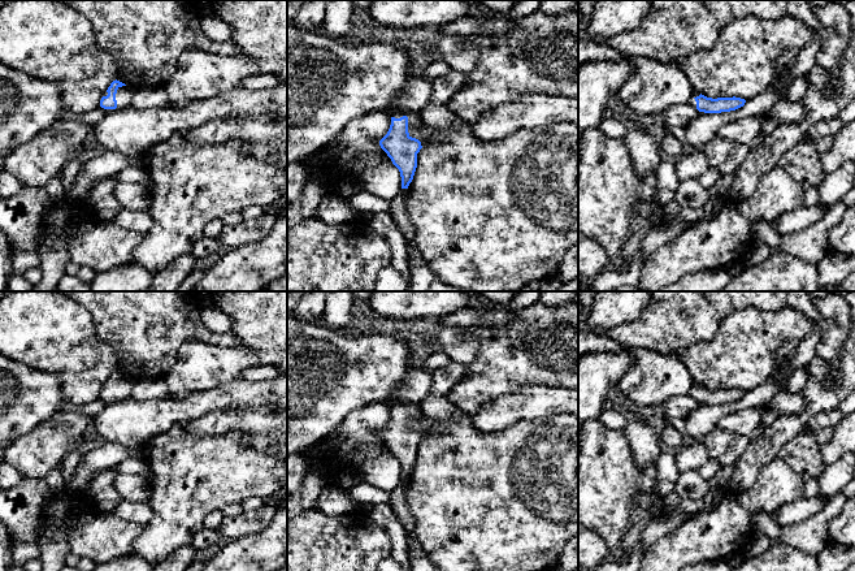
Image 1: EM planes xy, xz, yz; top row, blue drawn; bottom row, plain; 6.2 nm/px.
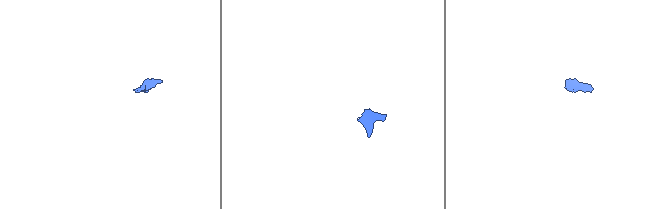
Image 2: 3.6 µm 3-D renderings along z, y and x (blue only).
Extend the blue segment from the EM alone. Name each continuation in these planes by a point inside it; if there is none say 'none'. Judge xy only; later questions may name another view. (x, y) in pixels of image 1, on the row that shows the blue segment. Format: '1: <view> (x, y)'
1: xy (124, 96)

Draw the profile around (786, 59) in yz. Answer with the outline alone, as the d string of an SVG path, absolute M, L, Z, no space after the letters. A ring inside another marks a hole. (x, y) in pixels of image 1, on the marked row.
M797 48L797 49L787 49L781 53L781 56L777 61L776 78L772 83L773 87L777 87L781 85L782 77L785 75L787 69L793 65L793 62L795 61L798 52L799 52L799 49Z

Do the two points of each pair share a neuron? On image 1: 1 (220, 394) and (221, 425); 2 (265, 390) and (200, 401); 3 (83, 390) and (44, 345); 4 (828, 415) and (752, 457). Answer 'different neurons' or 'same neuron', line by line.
1: different neurons
2: same neuron
3: same neuron
4: different neurons

